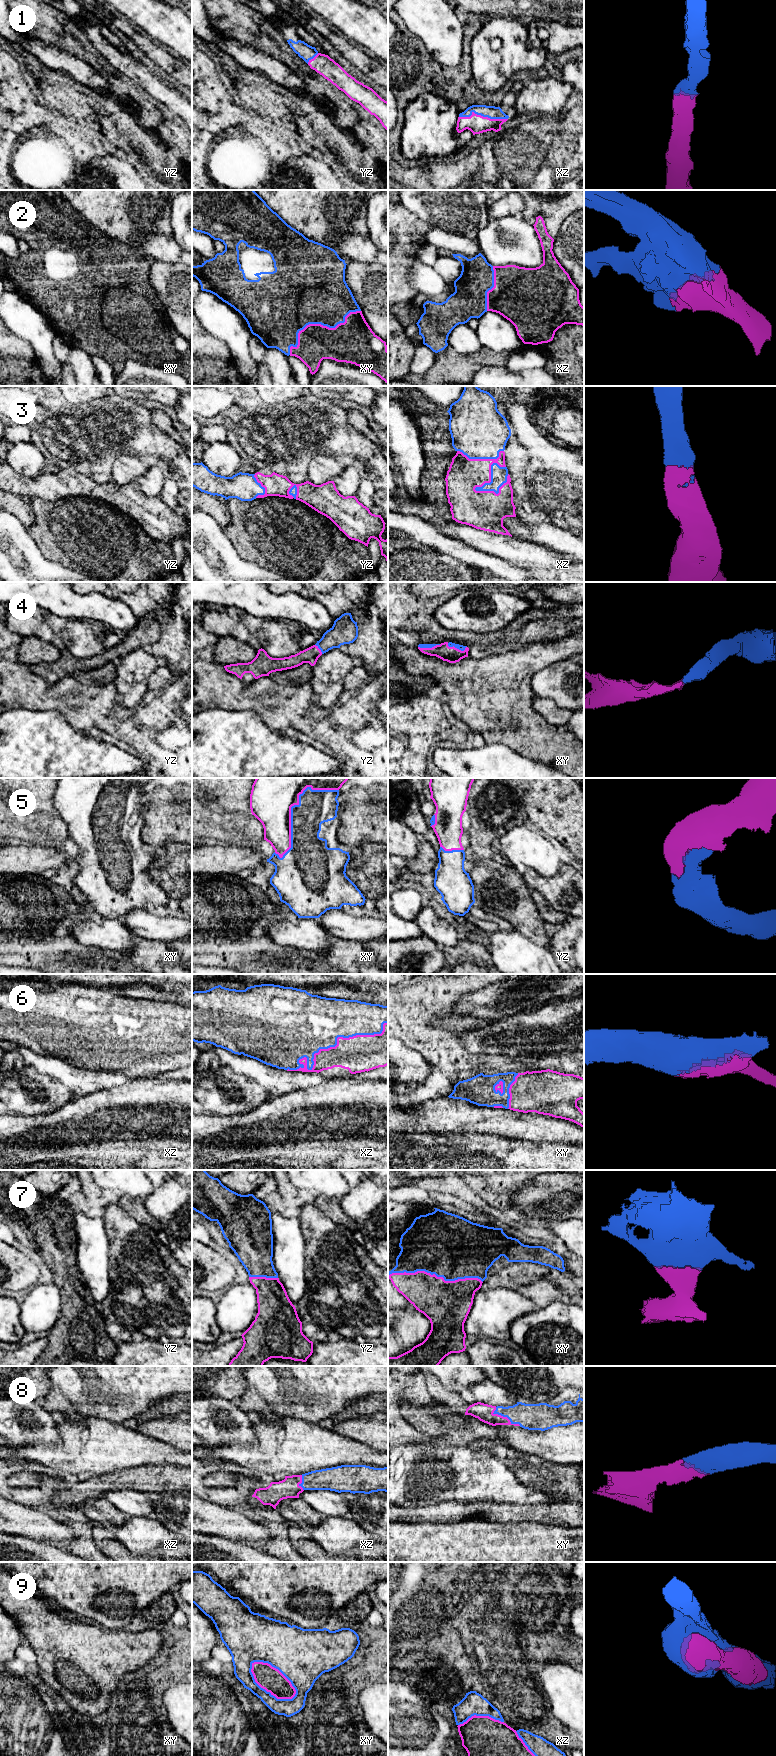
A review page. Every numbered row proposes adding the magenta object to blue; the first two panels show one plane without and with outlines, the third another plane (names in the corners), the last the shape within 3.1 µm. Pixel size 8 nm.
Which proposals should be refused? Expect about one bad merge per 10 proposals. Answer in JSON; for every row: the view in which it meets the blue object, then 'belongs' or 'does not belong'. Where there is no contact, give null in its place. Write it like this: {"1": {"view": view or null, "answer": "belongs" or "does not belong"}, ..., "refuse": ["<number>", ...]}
{"1": {"view": "xz", "answer": "belongs"}, "2": {"view": "xy", "answer": "belongs"}, "3": {"view": "xz", "answer": "belongs"}, "4": {"view": "xy", "answer": "belongs"}, "5": {"view": "xy", "answer": "belongs"}, "6": {"view": "xz", "answer": "belongs"}, "7": {"view": "xy", "answer": "belongs"}, "8": {"view": "xy", "answer": "belongs"}, "9": {"view": "xy", "answer": "belongs"}, "refuse": []}

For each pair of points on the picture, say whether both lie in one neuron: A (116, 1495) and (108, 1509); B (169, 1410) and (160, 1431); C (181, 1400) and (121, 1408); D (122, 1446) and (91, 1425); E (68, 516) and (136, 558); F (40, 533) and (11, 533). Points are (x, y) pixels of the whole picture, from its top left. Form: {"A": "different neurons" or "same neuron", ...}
{"A": "different neurons", "B": "different neurons", "C": "different neurons", "D": "same neuron", "E": "same neuron", "F": "different neurons"}

